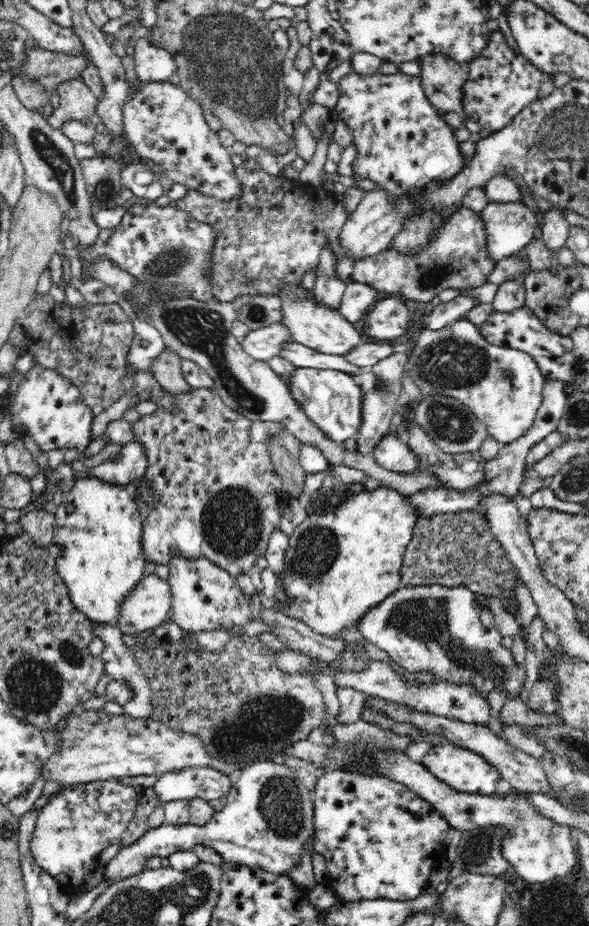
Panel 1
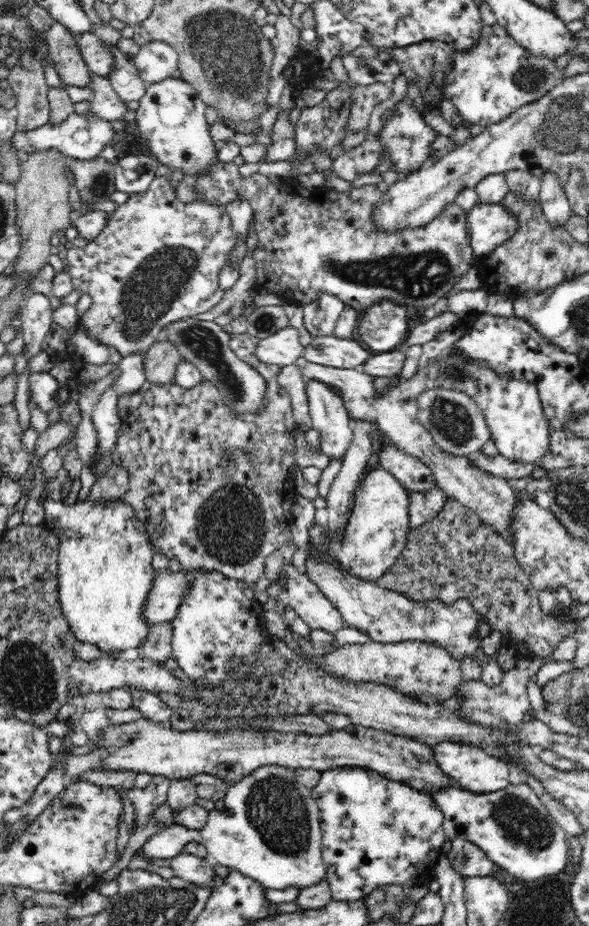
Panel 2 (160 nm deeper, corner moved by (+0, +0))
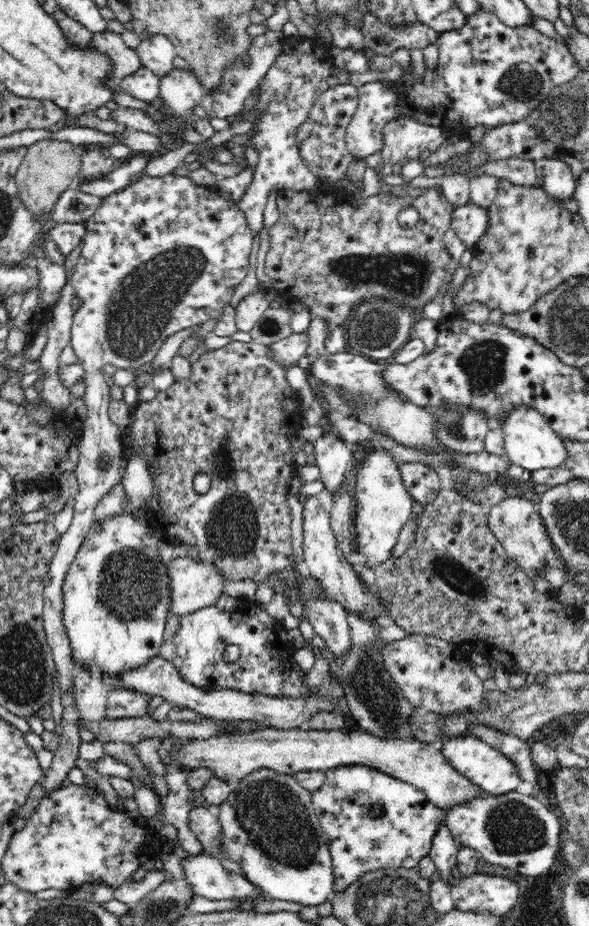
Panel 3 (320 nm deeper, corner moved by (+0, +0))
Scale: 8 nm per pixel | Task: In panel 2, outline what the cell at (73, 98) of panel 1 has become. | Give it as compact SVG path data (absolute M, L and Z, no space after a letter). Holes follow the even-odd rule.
M57 21L44 33L49 58L64 83L84 87L91 81L91 70L79 50L78 34L68 31Z

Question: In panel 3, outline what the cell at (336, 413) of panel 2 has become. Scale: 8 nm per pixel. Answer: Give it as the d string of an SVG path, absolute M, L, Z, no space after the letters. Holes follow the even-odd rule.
M324 436L314 443L311 460L320 470L320 480L333 498L342 490L346 475L355 468L353 453L340 438Z

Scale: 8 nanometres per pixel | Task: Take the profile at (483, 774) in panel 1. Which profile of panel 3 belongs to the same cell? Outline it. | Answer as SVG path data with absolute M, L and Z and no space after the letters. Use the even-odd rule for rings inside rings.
M472 734L452 736L443 744L441 752L458 772L479 786L485 794L498 796L515 791L522 781L516 765L507 756Z

